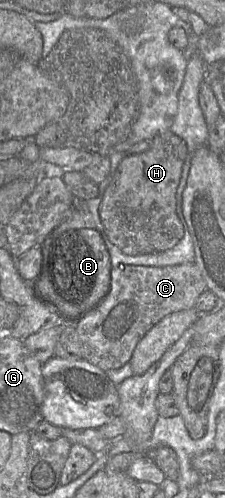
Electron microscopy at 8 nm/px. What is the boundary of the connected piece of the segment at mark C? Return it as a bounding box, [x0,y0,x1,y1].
[75,262,206,372]

